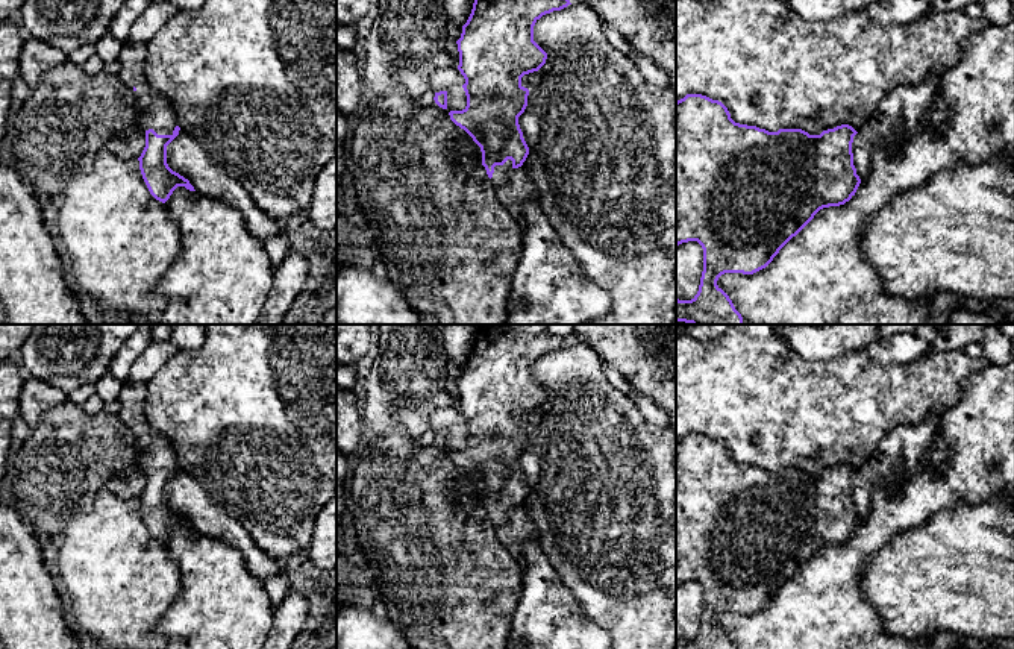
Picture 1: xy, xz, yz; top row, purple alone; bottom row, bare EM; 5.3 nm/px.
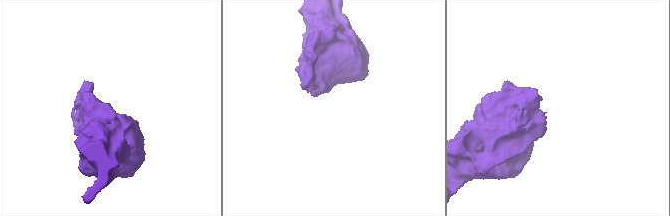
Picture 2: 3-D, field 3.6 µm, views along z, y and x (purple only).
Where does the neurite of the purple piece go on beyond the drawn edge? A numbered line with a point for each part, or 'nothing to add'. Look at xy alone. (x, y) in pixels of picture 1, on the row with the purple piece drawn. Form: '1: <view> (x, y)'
1: xy (155, 109)

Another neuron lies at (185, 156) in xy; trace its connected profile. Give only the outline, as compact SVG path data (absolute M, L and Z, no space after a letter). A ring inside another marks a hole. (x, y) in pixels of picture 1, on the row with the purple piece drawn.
M182 129L167 146L167 164L173 171L188 179L197 193L227 200L236 208L244 215L250 234L264 246L270 238L286 229L283 221L261 211L250 194Z

